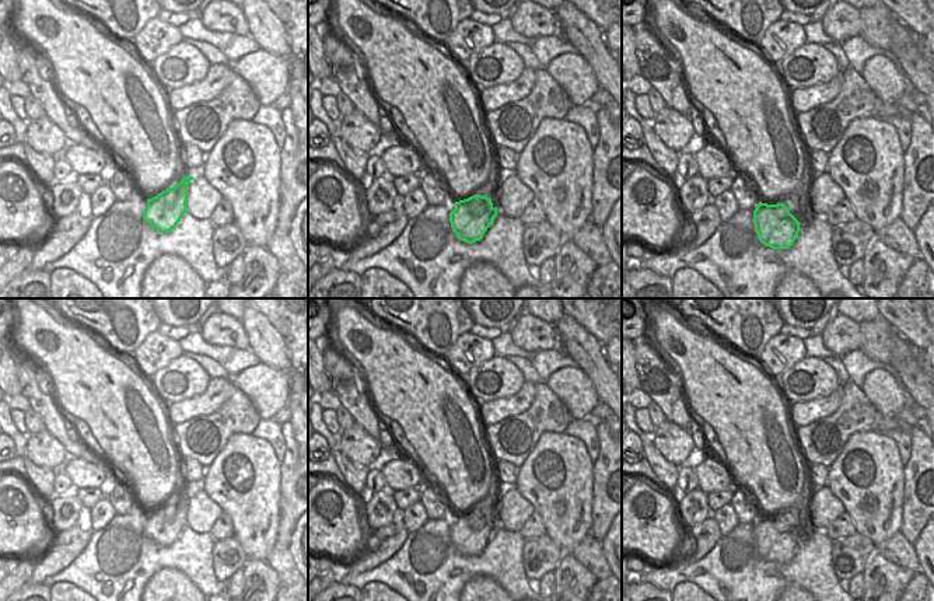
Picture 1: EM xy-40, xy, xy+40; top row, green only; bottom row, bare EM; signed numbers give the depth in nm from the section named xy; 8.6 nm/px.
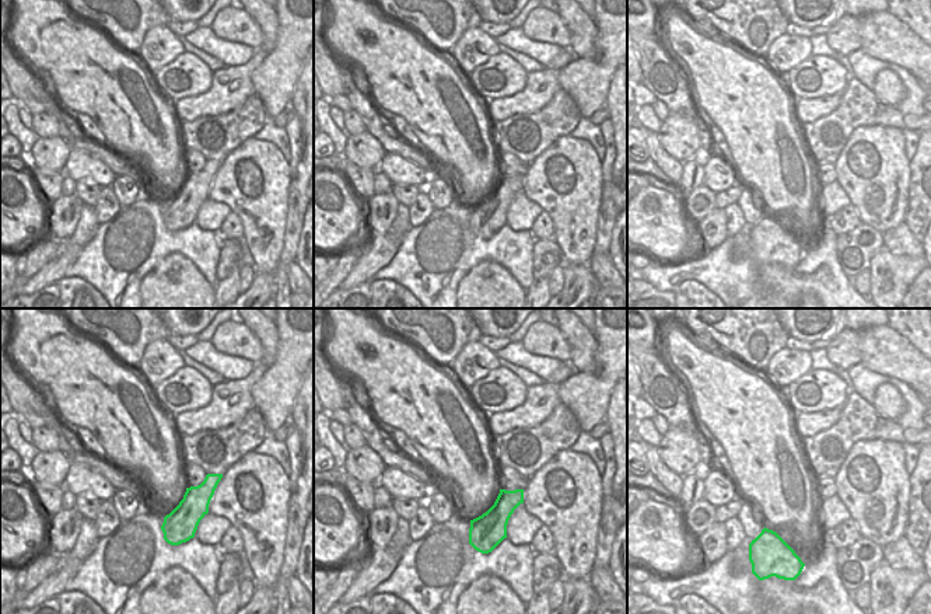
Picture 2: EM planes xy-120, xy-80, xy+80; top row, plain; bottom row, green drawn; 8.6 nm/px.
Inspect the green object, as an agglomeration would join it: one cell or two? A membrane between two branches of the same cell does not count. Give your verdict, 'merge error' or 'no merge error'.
no merge error

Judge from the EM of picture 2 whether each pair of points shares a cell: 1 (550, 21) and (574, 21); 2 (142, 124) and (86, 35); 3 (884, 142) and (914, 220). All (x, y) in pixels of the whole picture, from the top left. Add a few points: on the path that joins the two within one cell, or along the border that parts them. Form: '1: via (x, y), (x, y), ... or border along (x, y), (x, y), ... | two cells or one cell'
1: border along (559, 14), (569, 31), (570, 48) | two cells
2: via (123, 101), (86, 63), (86, 58) | one cell
3: border along (909, 171), (909, 206), (903, 220) | two cells

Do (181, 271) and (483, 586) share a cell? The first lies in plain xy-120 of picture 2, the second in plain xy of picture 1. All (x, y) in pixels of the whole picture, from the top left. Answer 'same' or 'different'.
same

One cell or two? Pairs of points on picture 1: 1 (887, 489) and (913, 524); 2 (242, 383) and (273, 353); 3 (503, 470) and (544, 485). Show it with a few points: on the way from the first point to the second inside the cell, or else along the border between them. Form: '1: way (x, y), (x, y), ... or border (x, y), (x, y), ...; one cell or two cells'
1: border (903, 478), (903, 519), (899, 530); two cells
2: border (261, 362), (284, 371), (290, 381); two cells
3: border (518, 468), (518, 475), (513, 485); two cells

